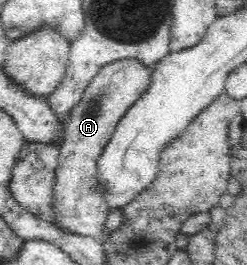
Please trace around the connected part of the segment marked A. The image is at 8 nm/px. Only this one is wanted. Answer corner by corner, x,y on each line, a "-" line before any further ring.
138,58
111,60
87,82
79,102
67,112
63,122
67,138
60,148
54,188
56,220
68,232
102,241
111,234
104,229
110,209
98,184
101,175
96,161
113,138
118,122
127,109
149,88
151,73
157,63
143,64

